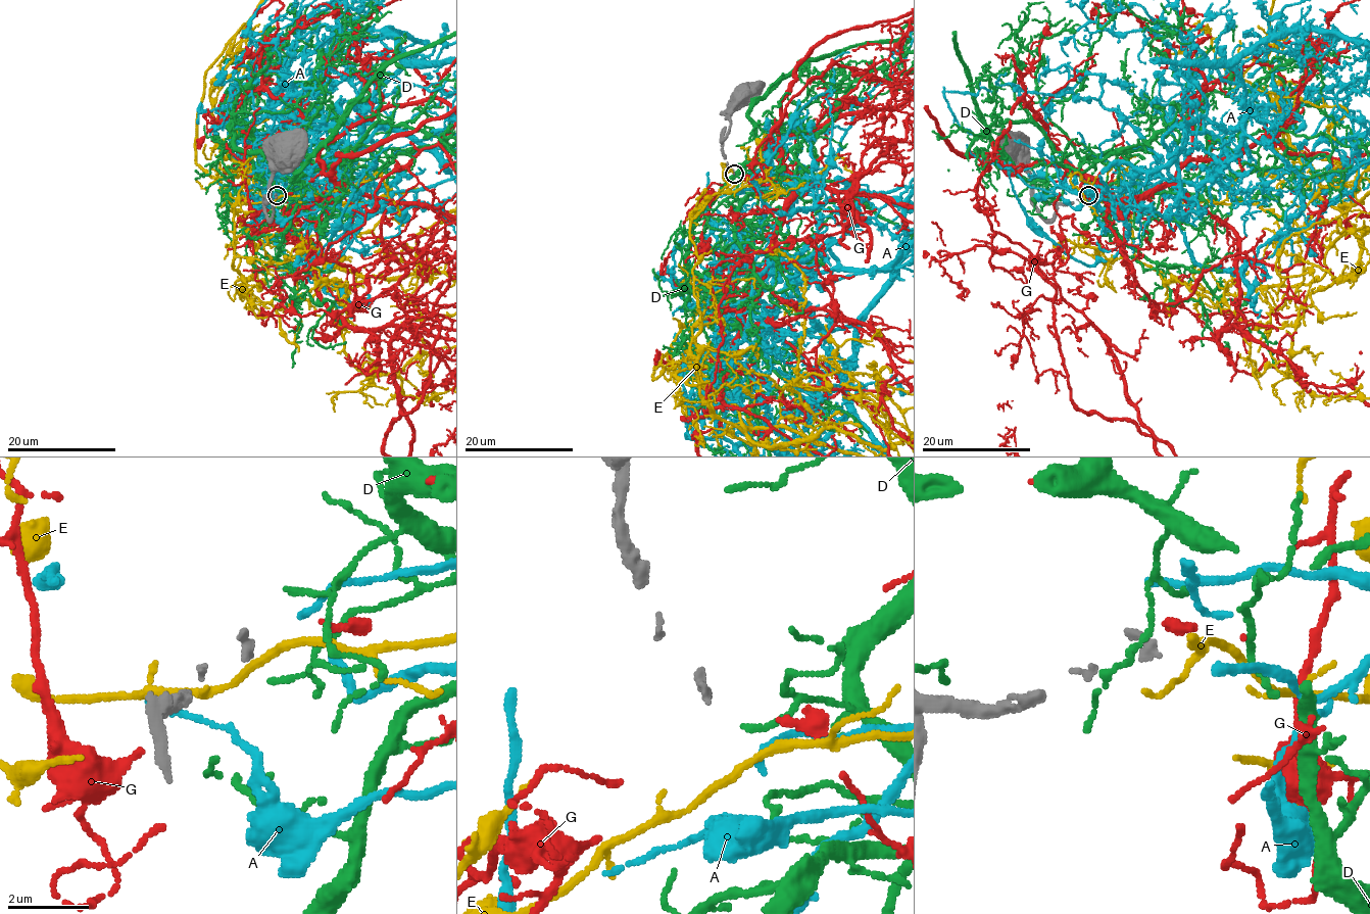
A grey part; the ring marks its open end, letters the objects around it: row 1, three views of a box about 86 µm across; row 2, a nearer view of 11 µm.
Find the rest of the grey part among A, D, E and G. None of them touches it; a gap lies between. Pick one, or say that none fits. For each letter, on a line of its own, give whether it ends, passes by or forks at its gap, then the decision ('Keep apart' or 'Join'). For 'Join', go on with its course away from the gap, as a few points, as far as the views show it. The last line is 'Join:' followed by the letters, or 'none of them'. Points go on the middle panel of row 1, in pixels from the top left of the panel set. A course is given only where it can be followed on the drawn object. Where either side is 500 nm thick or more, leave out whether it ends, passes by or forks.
A: It ends there. Keep apart
D: It ends there. Keep apart
E: It passes by. Keep apart
G: It ends there. Join
Join: G

